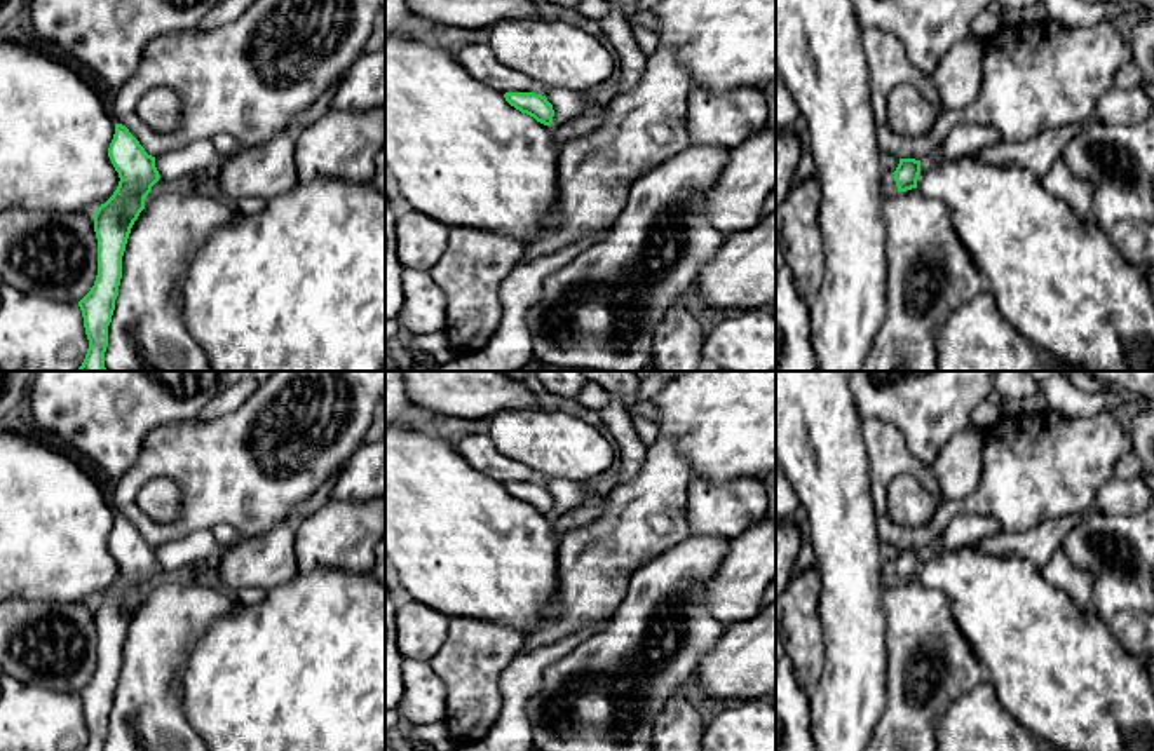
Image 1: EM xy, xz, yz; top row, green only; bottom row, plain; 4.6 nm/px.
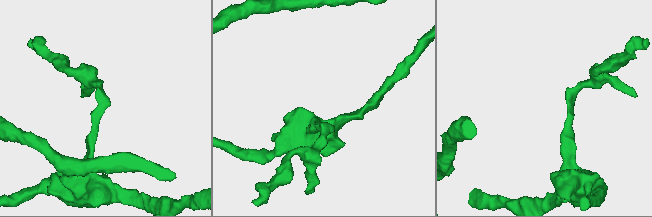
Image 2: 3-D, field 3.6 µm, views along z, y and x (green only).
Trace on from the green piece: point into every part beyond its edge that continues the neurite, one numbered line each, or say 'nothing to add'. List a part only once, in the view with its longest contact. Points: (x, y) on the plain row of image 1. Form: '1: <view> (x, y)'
nothing to add

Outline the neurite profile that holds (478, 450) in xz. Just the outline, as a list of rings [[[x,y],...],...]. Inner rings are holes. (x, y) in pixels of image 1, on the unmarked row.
[[[472,434],[455,444],[458,453],[485,476],[506,483],[535,483],[546,486],[542,472],[504,455],[488,434]]]

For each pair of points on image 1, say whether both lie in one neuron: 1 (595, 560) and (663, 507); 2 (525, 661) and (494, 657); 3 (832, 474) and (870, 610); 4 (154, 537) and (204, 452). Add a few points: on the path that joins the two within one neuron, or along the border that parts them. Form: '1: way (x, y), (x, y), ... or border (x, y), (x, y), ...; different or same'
1: way (612, 546), (645, 516); same
2: border (520, 650), (501, 675), (499, 692), (502, 699); different
3: way (839, 507), (851, 577); same
4: way (178, 528), (204, 502), (204, 476); same

